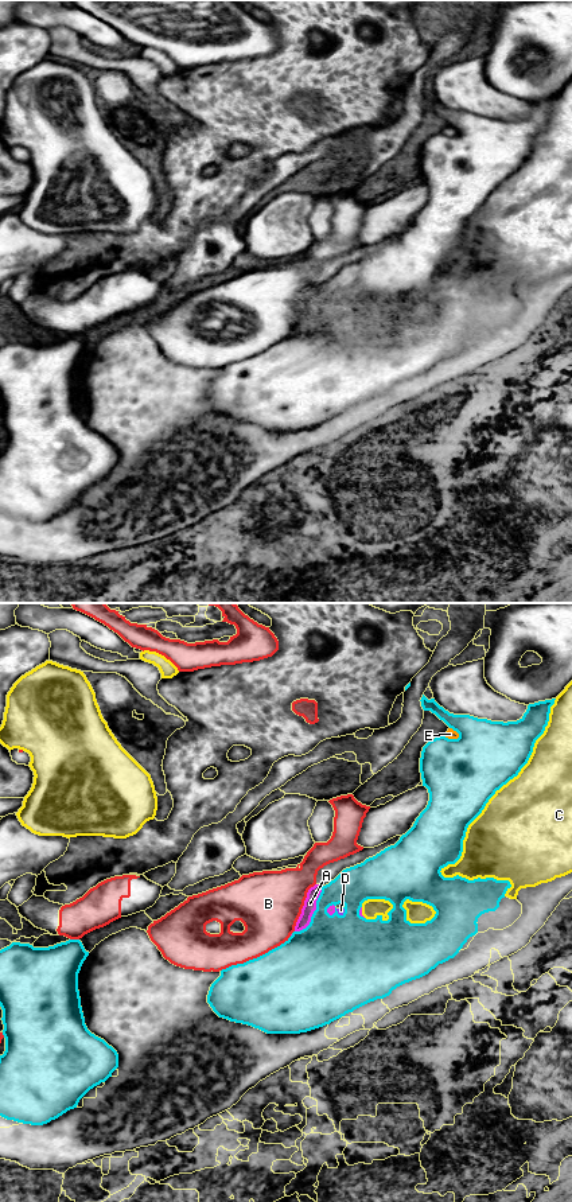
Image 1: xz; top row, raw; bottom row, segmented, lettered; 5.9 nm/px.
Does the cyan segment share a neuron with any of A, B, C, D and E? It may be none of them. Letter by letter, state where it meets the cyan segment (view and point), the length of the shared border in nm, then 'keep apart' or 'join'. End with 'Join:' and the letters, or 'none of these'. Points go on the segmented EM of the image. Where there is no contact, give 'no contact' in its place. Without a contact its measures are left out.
A: contact xz (314, 911); length 320 nm; keep apart
B: contact xz (257, 957); length 480 nm; keep apart
C: contact xz (498, 789); length 1250 nm; keep apart
D: contact xz (338, 914); length 70 nm; keep apart
E: contact xz (452, 739); length 100 nm; keep apart
Join: none of these

